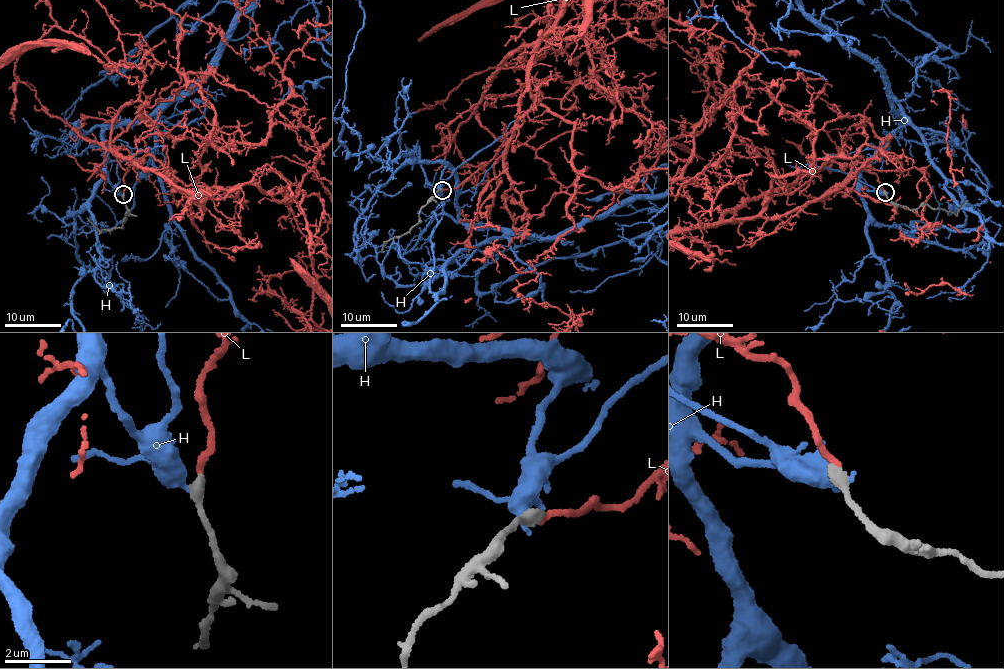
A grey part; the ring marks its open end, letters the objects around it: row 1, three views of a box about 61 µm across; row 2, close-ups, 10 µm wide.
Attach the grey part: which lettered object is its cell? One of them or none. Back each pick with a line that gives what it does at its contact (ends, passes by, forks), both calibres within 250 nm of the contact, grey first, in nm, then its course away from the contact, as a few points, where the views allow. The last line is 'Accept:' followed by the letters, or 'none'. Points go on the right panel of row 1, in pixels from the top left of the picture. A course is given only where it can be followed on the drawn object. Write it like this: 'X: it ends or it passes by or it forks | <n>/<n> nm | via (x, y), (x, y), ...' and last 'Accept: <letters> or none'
L: it ends | 320/180 nm
Accept: L

